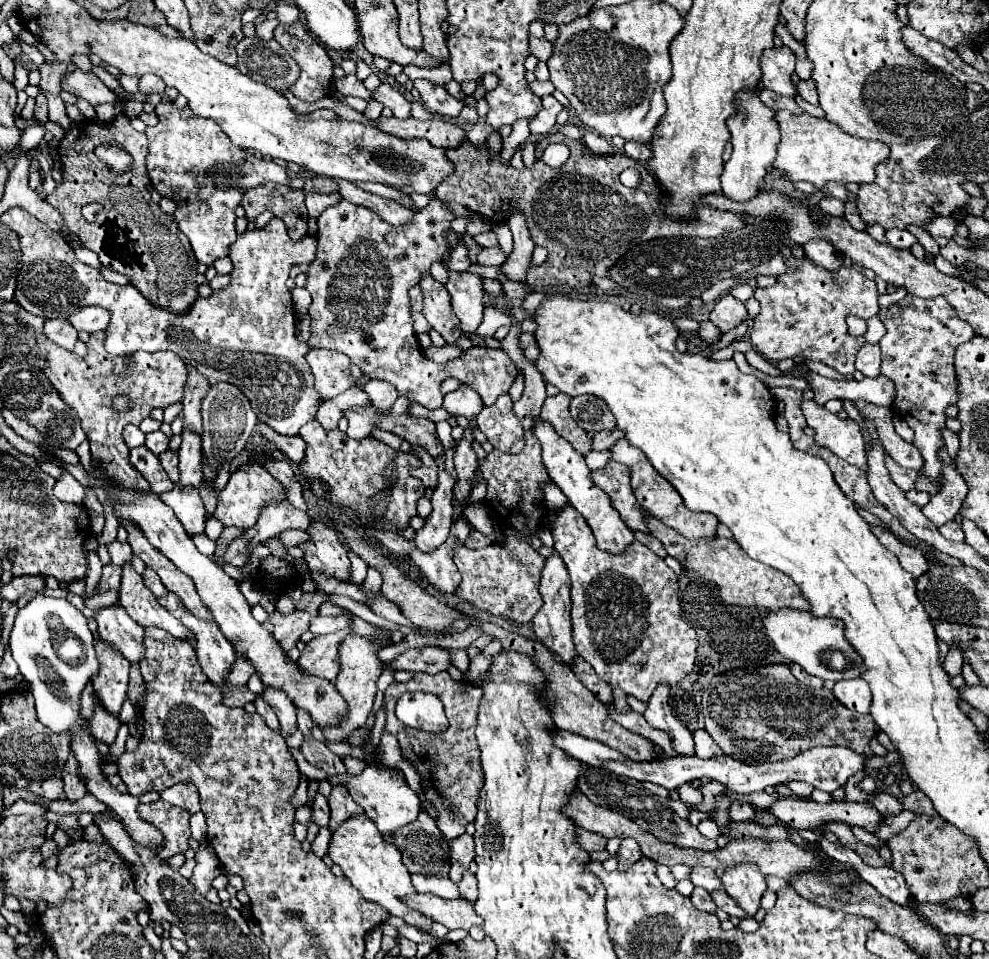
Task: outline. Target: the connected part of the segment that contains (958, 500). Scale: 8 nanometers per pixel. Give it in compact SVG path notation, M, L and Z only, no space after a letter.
M946 448L938 450L938 458L940 458L940 462L948 462L948 486L944 484L942 490L922 508L922 512L926 514L926 518L930 522L934 522L934 526L942 526L942 524L954 520L962 506L962 500L966 498L966 492L968 492L966 482L954 470Z

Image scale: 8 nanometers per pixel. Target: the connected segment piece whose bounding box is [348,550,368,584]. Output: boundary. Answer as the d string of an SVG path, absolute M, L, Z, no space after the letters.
M348 550L348 556L350 556L350 562L352 562L352 572L354 572L354 584L358 584L358 580L360 580L360 584L362 584L362 580L366 578L366 562L358 556L358 554L354 554L352 550Z

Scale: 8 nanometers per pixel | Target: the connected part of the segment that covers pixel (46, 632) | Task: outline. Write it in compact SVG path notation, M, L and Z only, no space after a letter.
M40 594L18 610L8 642L10 652L20 668L20 674L30 684L30 692L34 694L38 722L42 722L56 734L62 732L70 734L70 748L78 762L78 778L86 784L86 790L106 806L114 808L114 812L122 818L124 828L136 842L154 850L158 844L162 844L162 834L152 824L138 820L136 814L136 806L140 804L138 798L130 794L120 794L108 782L106 774L102 772L102 756L96 748L94 734L88 728L88 718L80 714L82 690L98 672L98 660L94 654L92 632L88 628L86 616L78 608L74 608L66 598Z

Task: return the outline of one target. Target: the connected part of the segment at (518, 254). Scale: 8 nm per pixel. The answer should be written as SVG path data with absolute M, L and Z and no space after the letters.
M514 212L514 216L510 216L510 220L508 220L508 226L510 226L512 236L514 236L514 250L510 254L510 260L504 262L502 272L508 280L524 284L526 282L526 272L528 272L530 262L532 262L534 242L530 240L530 232L526 228L526 222L524 222L522 214Z

